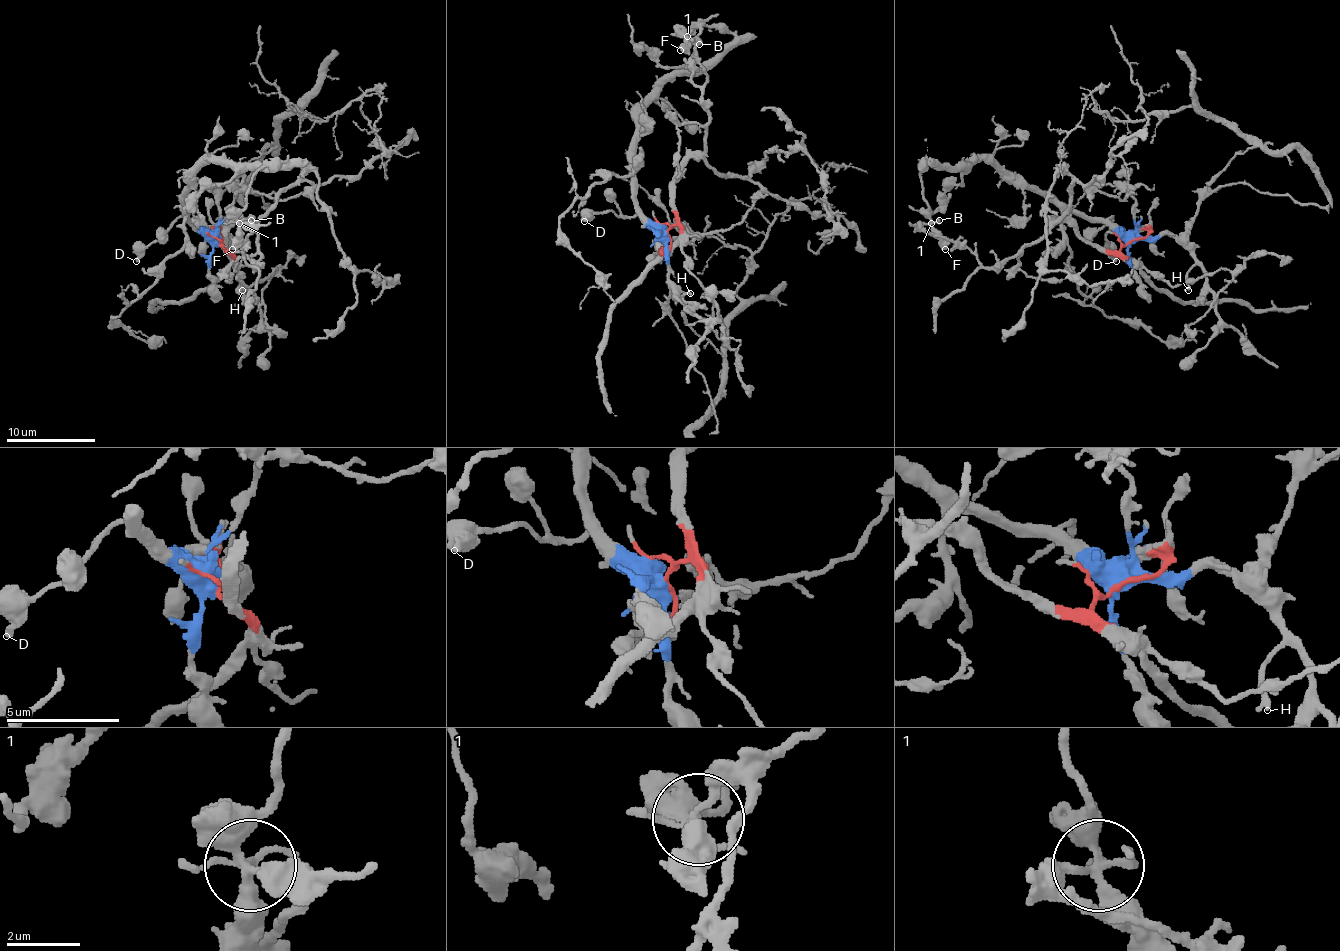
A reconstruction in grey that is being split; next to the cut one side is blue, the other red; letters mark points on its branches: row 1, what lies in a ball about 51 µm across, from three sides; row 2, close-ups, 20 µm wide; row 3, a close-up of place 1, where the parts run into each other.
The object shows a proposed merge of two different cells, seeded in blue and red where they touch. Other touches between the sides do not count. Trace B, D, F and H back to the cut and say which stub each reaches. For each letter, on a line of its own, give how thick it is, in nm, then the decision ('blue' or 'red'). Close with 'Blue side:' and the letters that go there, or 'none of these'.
B: 150 nm | red
D: 320 nm | blue
F: 400 nm | blue
H: 240 nm | blue
Blue side: D, F, H

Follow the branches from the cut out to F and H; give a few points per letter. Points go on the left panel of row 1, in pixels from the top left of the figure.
F: (220, 243), (189, 218), (187, 182), (211, 160), (285, 162), (272, 162), (252, 178), (232, 249)
H: (220, 243), (220, 234), (234, 267), (241, 274), (243, 290)

